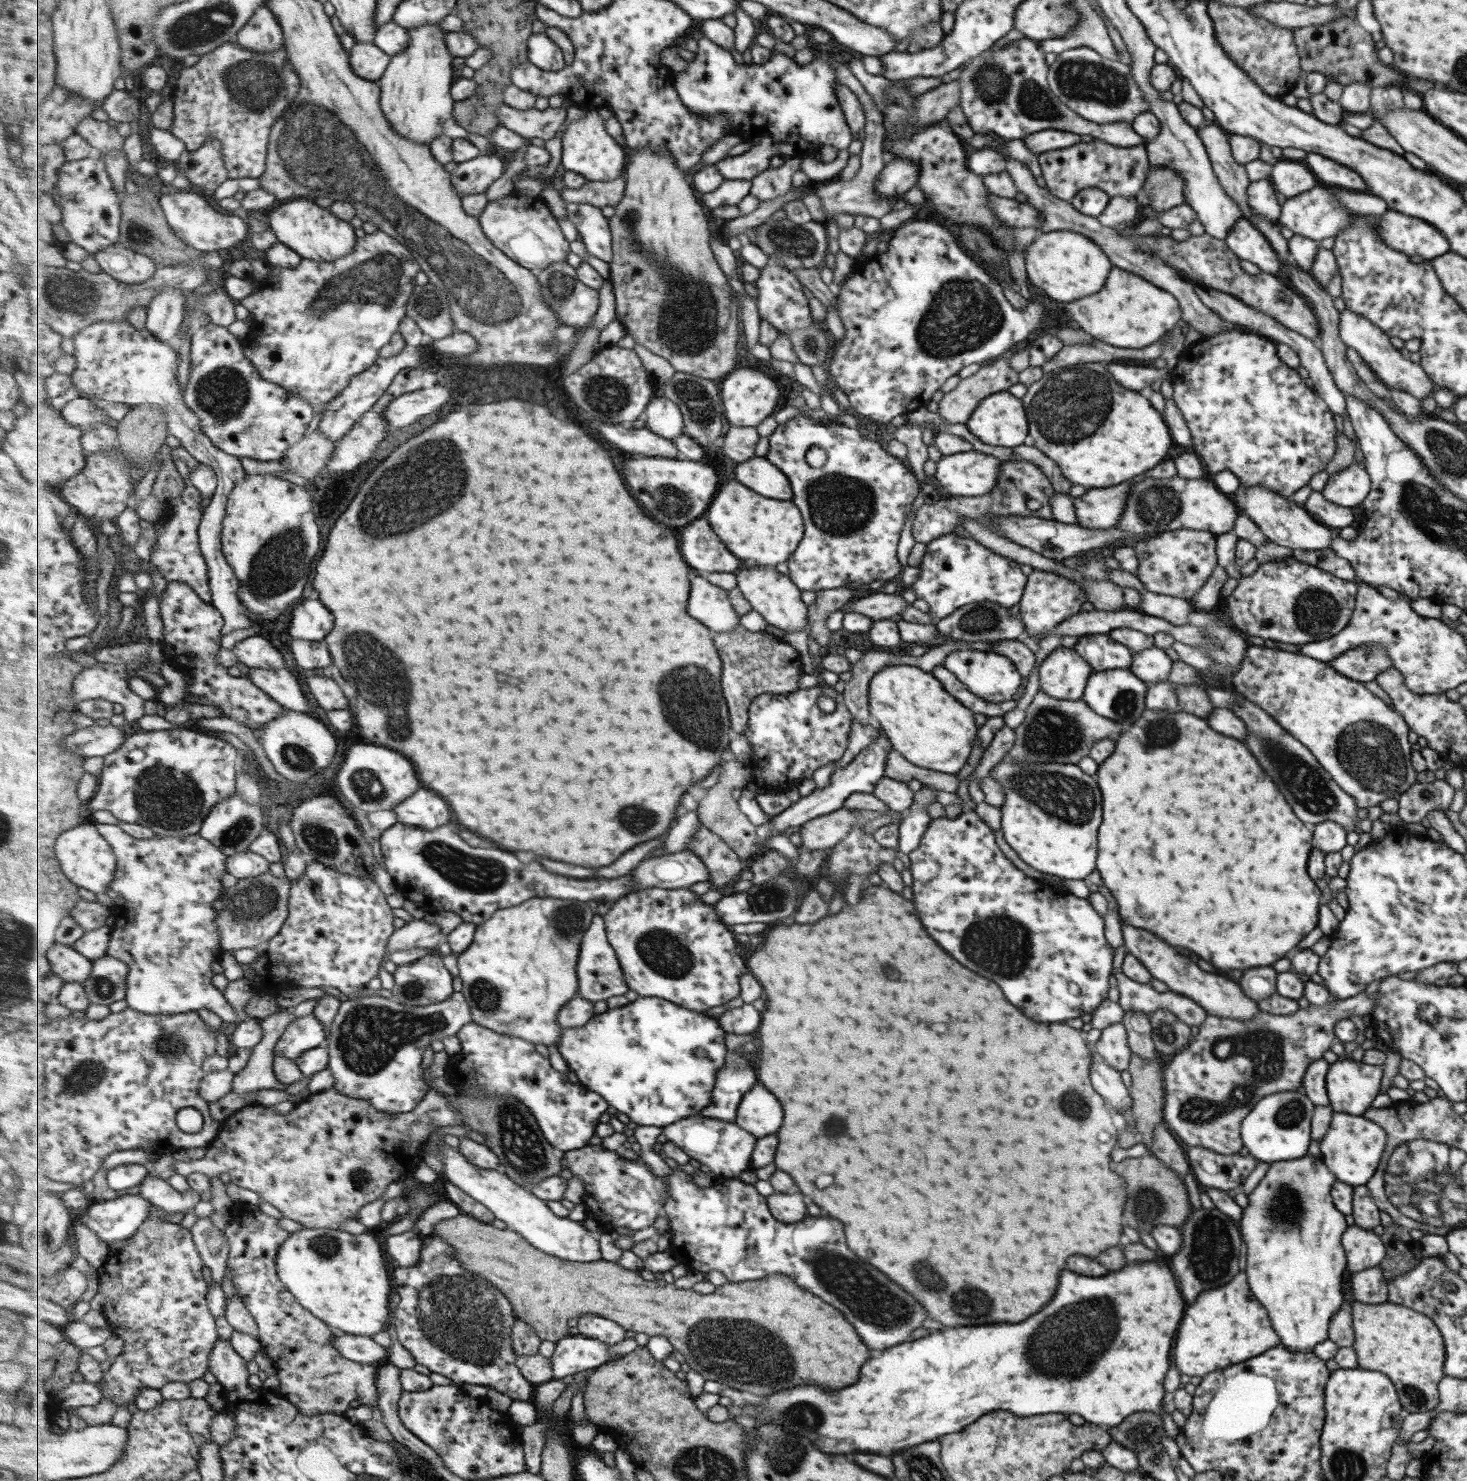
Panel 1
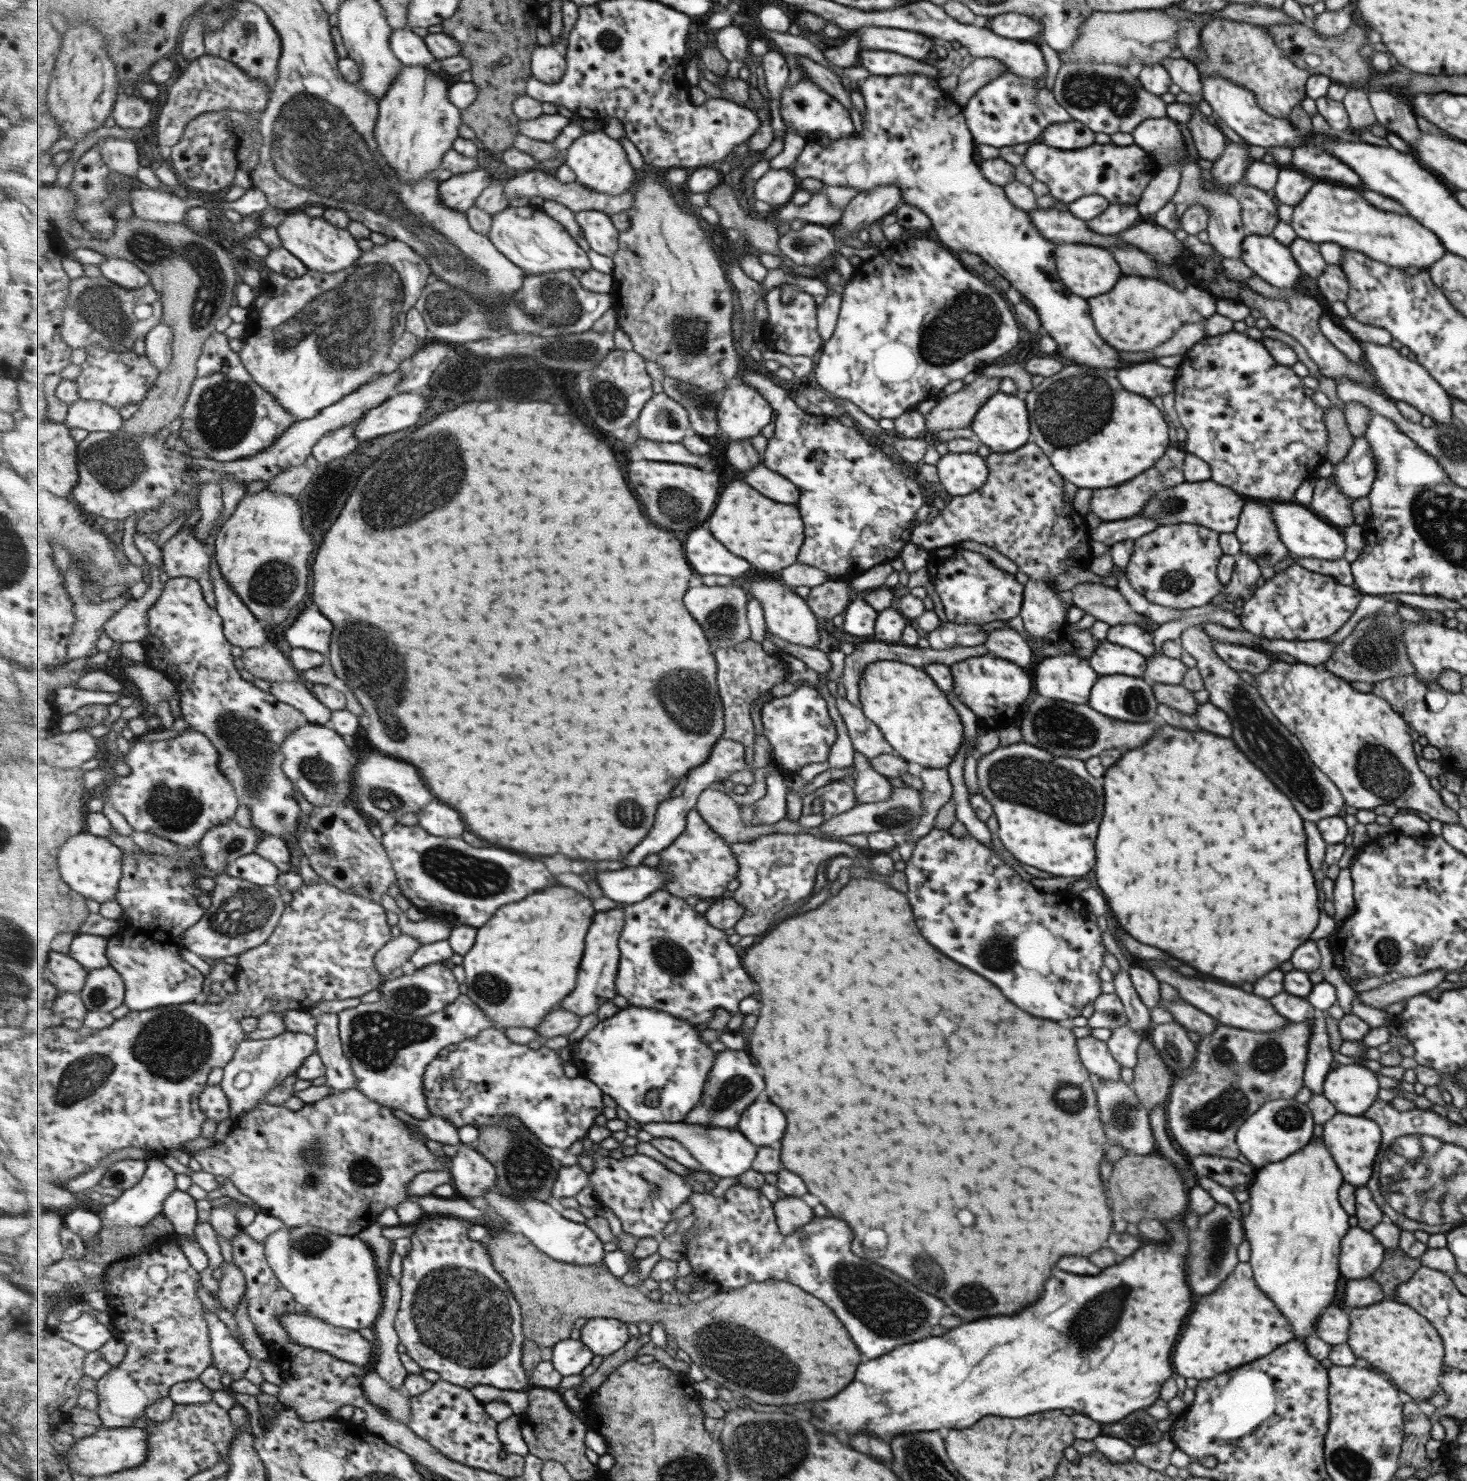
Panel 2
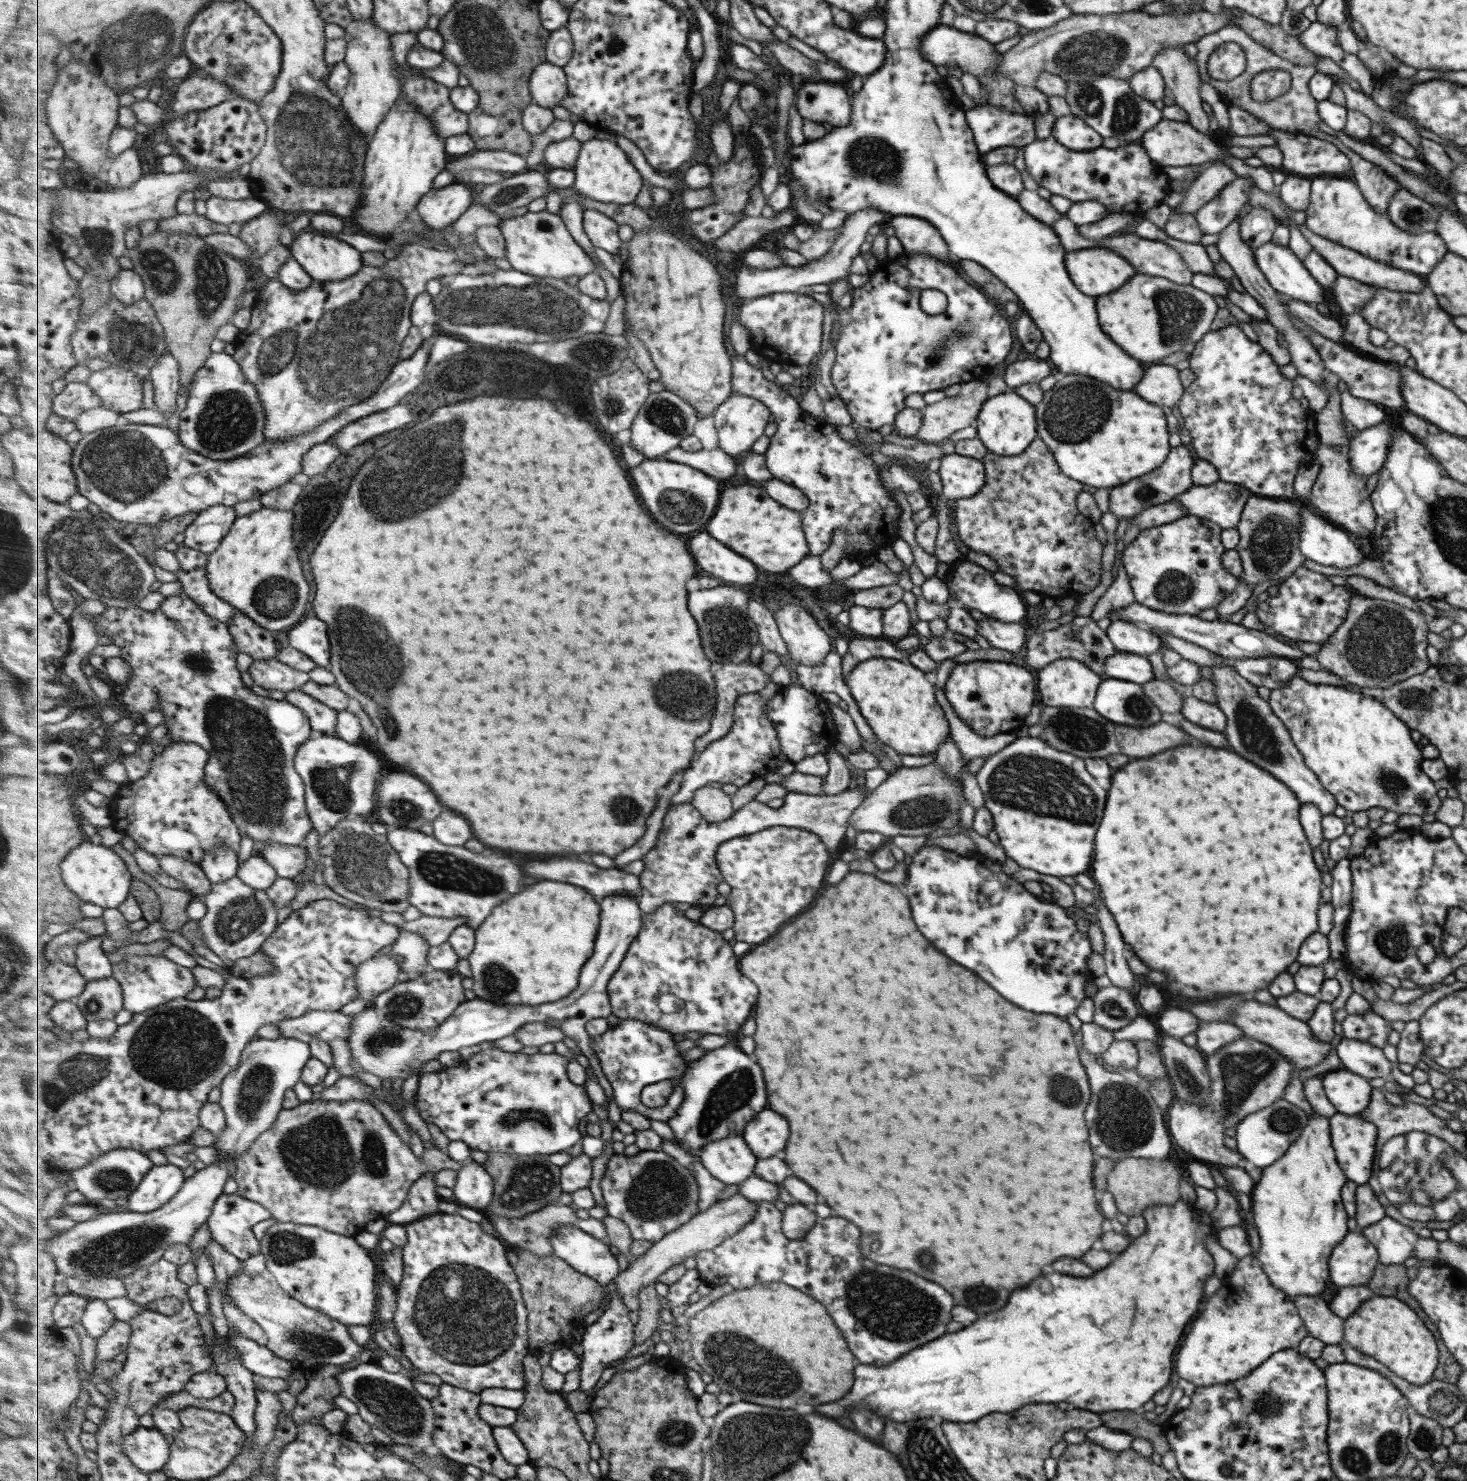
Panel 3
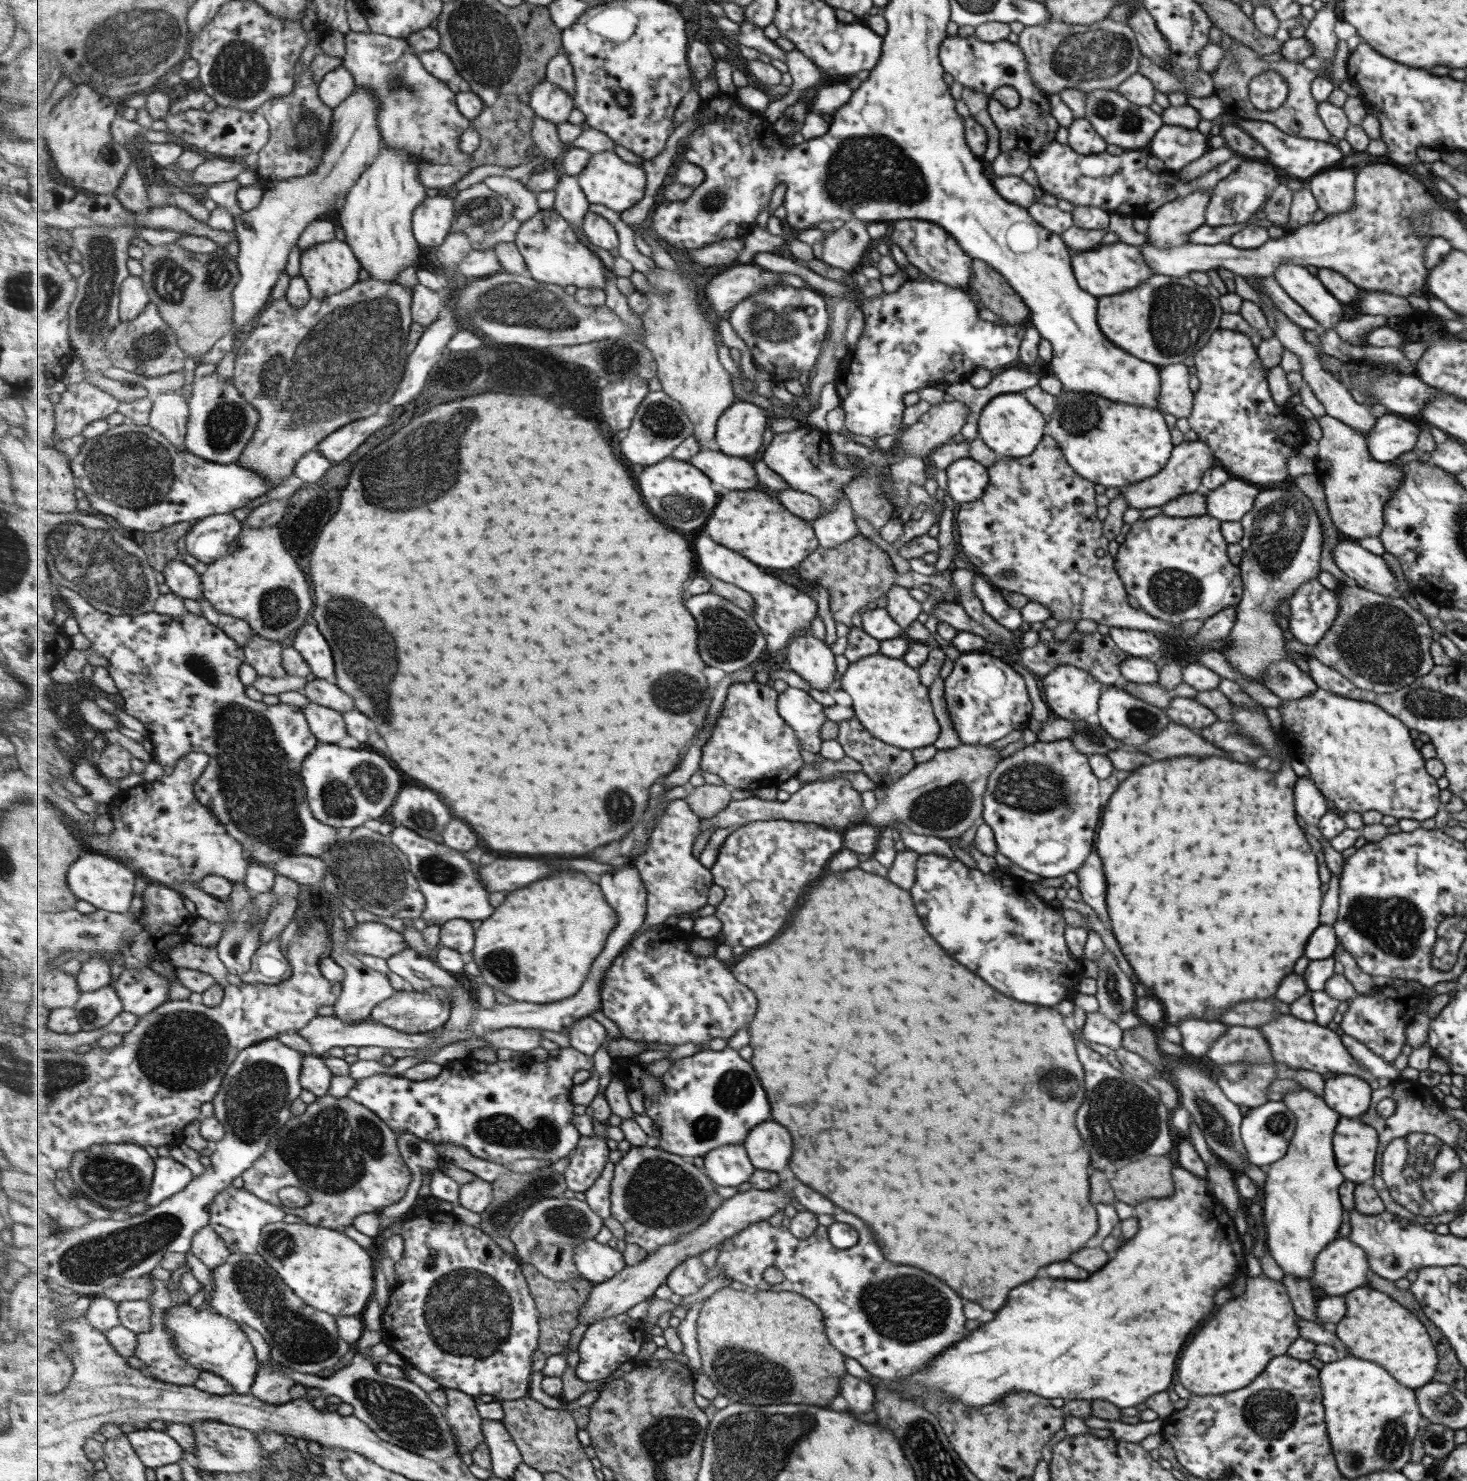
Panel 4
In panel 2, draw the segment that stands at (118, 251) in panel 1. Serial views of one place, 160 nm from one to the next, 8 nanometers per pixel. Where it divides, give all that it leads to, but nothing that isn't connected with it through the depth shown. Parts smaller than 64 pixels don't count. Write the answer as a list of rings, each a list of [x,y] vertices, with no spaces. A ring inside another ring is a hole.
[[[105,258],[99,267],[103,277],[127,289],[141,289],[151,284],[149,275],[143,273],[143,270],[129,260]]]

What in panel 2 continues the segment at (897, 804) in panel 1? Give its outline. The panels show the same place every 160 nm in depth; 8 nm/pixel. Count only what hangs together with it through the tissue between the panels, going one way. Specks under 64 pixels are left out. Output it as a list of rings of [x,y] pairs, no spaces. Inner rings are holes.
[[[854,752],[852,766],[855,768],[856,777],[851,785],[858,804],[882,801],[890,795],[893,787],[887,778],[871,768],[867,757]]]

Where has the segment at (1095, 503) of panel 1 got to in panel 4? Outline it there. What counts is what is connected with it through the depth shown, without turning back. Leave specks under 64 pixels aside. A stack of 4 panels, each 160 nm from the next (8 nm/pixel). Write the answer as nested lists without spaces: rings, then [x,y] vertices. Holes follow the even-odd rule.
[[[1183,440],[1182,443],[1172,445],[1166,464],[1167,468],[1163,466],[1163,470],[1161,470],[1157,476],[1153,476],[1151,480],[1147,478],[1147,480],[1141,480],[1141,482],[1137,482],[1137,484],[1131,484],[1125,492],[1121,490],[1120,493],[1123,494],[1126,500],[1127,508],[1143,510],[1146,508],[1161,507],[1163,504],[1167,504],[1167,502],[1178,496],[1195,492],[1200,489],[1199,480],[1201,480],[1203,472],[1217,465],[1217,462],[1207,444],[1199,440]]]

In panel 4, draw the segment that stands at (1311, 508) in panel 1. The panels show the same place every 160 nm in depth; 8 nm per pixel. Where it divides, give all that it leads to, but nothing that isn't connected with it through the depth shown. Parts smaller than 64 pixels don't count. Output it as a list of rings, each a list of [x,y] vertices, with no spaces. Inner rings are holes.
[[[1325,414],[1316,421],[1322,434],[1316,440],[1316,477],[1323,488],[1324,501],[1333,526],[1337,527],[1340,534],[1348,536],[1349,540],[1378,536],[1383,528],[1383,505],[1403,480],[1404,466],[1373,460],[1366,449],[1367,438],[1340,420]]]

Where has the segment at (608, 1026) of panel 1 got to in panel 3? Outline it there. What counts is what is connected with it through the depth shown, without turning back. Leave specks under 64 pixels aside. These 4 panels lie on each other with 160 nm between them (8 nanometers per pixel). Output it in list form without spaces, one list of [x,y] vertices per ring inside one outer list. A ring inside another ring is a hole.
[[[634,1018],[621,1019],[614,1029],[609,1029],[603,1036],[592,1038],[593,1048],[599,1064],[608,1082],[613,1088],[613,1096],[621,1111],[637,1111],[643,1116],[665,1123],[678,1114],[678,1108],[685,1102],[685,1090],[675,1086],[666,1103],[658,1109],[643,1108],[641,1092],[649,1084],[657,1084],[663,1080],[677,1080],[685,1075],[690,1062],[683,1059],[683,1053],[677,1050],[677,1042],[673,1040],[673,1032],[658,1028],[658,1025],[647,1024]]]

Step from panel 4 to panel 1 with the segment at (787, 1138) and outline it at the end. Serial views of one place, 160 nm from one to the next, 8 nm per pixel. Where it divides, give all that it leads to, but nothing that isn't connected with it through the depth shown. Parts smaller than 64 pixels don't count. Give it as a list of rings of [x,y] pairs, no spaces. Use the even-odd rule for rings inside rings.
[[[755,1086],[743,1097],[736,1123],[759,1139],[775,1134],[783,1126],[783,1106],[767,1088]]]

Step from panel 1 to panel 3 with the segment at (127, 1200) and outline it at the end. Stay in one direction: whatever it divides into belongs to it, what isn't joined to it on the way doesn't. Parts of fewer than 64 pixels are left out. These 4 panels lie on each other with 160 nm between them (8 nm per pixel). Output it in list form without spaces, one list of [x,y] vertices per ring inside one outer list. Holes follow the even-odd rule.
[[[169,1163],[154,1166],[131,1195],[131,1201],[127,1202],[125,1210],[141,1213],[159,1210],[180,1192],[185,1182],[183,1168]]]

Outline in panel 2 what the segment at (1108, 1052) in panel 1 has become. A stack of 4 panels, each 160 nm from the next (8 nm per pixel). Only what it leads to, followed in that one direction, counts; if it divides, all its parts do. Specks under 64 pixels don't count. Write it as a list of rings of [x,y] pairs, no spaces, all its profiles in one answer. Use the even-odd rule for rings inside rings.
[[[1125,1025],[1111,1031],[1105,1042],[1113,1060],[1120,1066],[1133,1068],[1136,1063],[1136,1050],[1143,1036],[1139,1036]]]

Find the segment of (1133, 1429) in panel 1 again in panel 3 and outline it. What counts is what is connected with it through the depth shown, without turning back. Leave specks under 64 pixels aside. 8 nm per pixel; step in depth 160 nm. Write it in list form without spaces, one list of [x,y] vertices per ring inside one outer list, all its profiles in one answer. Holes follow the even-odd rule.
[[[1140,1410],[1109,1411],[1101,1413],[1099,1418],[1103,1426],[1129,1434],[1133,1440],[1143,1438],[1151,1441],[1155,1454],[1163,1455],[1170,1450],[1160,1425],[1149,1423]]]

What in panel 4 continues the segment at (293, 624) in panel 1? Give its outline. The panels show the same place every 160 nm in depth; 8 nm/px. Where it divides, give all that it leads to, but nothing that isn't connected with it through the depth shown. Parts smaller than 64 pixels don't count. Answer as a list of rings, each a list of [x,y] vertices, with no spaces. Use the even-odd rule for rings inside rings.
[[[303,625],[297,631],[293,646],[303,655],[317,679],[336,681],[333,650],[317,626]]]

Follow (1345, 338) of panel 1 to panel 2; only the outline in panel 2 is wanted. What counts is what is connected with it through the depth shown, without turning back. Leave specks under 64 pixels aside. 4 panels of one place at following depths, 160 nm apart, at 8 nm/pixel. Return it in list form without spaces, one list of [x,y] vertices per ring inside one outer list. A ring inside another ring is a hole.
[[[1358,343],[1362,348],[1362,358],[1365,365],[1377,378],[1378,391],[1393,401],[1400,400],[1416,408],[1422,415],[1432,418],[1436,424],[1451,424],[1450,396],[1429,376],[1429,373],[1422,366],[1400,356],[1398,350],[1394,350],[1389,345]]]

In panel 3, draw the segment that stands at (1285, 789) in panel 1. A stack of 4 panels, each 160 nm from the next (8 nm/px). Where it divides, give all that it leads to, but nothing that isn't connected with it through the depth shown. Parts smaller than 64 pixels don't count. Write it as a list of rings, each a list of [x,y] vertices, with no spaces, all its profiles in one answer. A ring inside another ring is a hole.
[[[1213,664],[1209,667],[1213,673],[1211,682],[1213,694],[1215,694],[1215,705],[1225,716],[1224,732],[1231,750],[1235,750],[1241,758],[1253,762],[1255,766],[1263,768],[1265,772],[1275,776],[1279,782],[1283,782],[1297,796],[1301,804],[1315,805],[1322,816],[1332,814],[1337,806],[1335,798],[1322,787],[1322,784],[1319,784],[1315,773],[1305,767],[1303,758],[1290,739],[1285,726],[1273,715],[1268,702],[1259,698],[1256,687],[1239,676],[1231,666]]]

